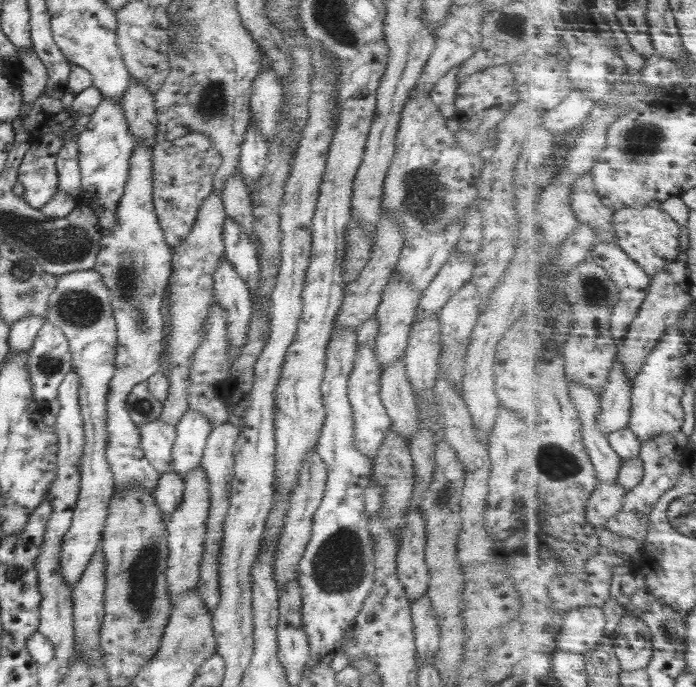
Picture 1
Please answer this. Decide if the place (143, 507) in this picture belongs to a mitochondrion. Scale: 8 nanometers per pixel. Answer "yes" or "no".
no

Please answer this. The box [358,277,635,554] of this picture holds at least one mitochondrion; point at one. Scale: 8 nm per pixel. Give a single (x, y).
(557, 462)

